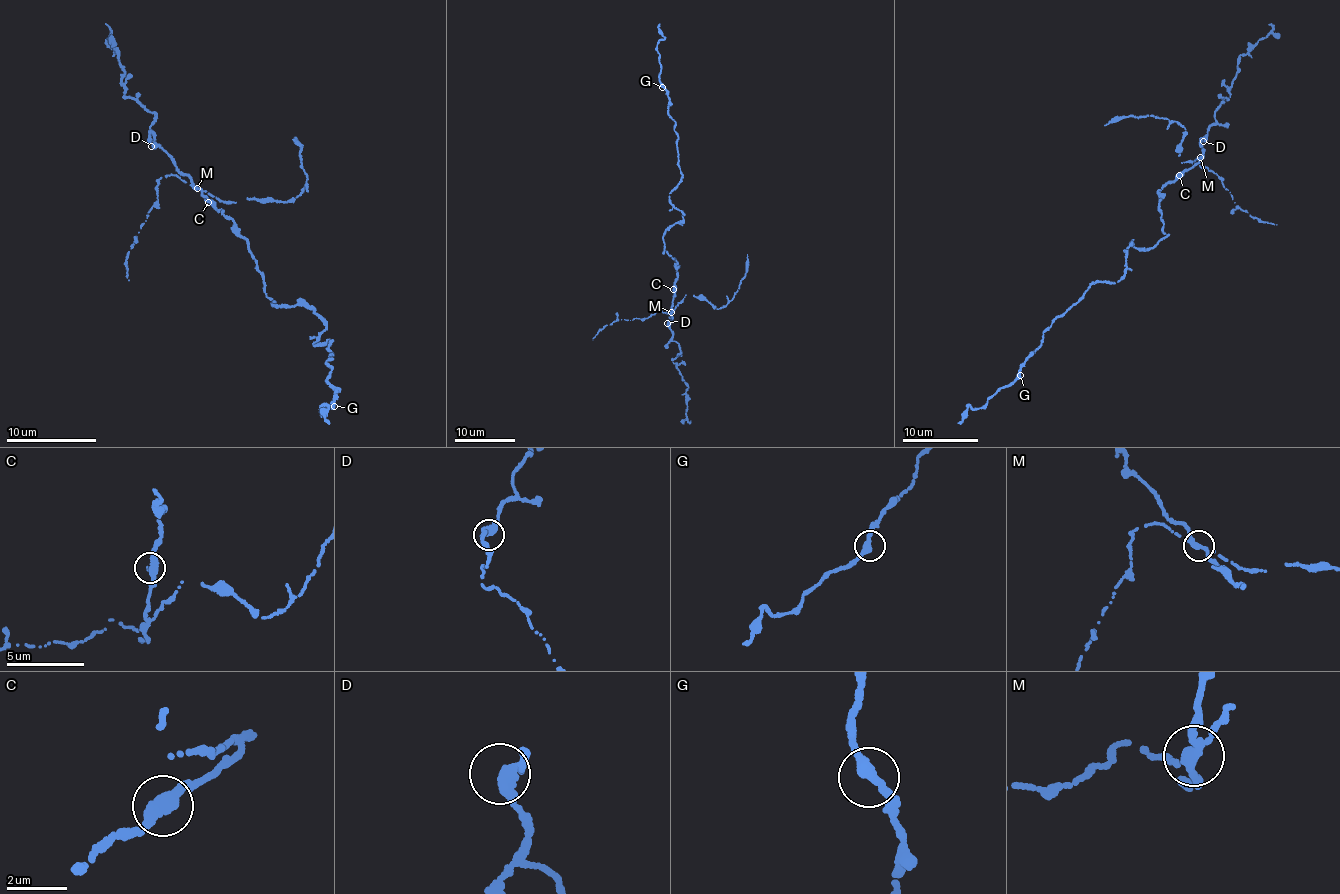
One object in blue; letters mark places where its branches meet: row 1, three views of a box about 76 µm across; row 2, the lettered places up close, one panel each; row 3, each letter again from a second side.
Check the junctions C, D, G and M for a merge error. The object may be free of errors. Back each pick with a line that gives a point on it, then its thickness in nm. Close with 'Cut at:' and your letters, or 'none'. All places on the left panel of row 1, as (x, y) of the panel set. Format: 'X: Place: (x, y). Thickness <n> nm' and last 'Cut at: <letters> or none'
M: Place: (197, 188). Thickness 360 nm
Cut at: M

